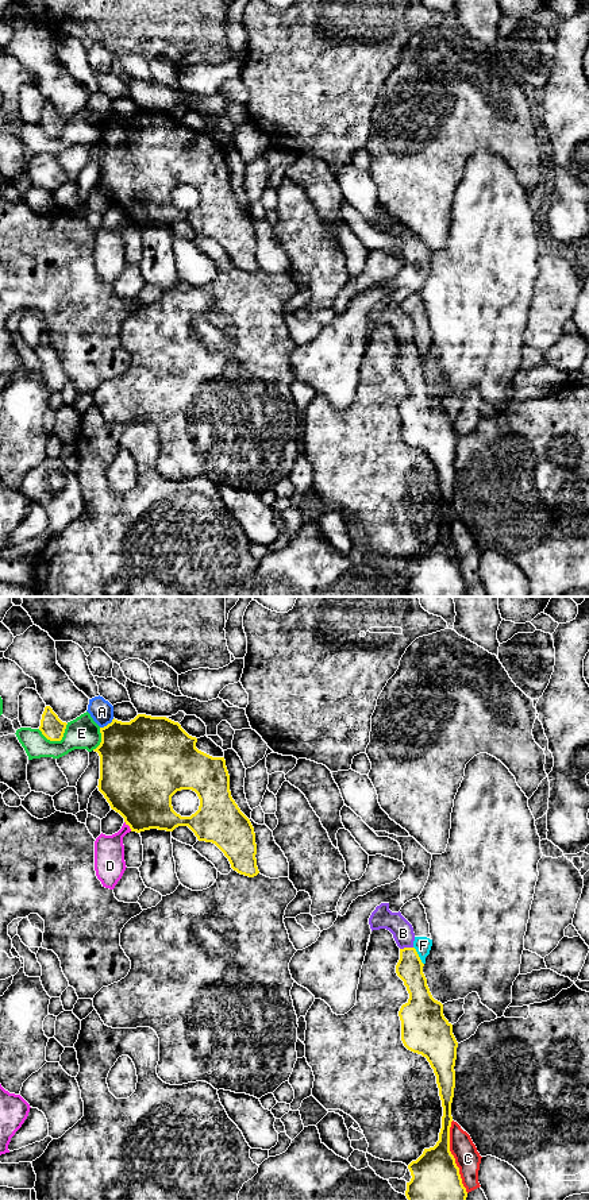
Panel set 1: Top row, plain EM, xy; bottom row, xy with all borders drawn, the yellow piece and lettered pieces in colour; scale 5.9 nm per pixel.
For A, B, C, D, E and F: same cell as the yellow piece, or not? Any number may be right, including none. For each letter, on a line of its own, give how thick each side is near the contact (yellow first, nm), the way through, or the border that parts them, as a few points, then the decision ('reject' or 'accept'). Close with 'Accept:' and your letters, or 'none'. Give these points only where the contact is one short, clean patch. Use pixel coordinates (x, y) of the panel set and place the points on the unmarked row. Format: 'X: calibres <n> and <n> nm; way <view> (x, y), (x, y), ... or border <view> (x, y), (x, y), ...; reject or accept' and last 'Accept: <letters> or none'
A: calibres 420 and 140 nm; reject
B: calibres 160 and 130 nm; way xy (410, 363), (405, 343), (403, 328); accept
C: calibres 340 and 150 nm; reject
D: calibres 420 and 180 nm; reject
E: calibres 140 and 190 nm; reject
F: calibres 160 and 100 nm; border xy (414, 342), (423, 359); reject
Accept: B

